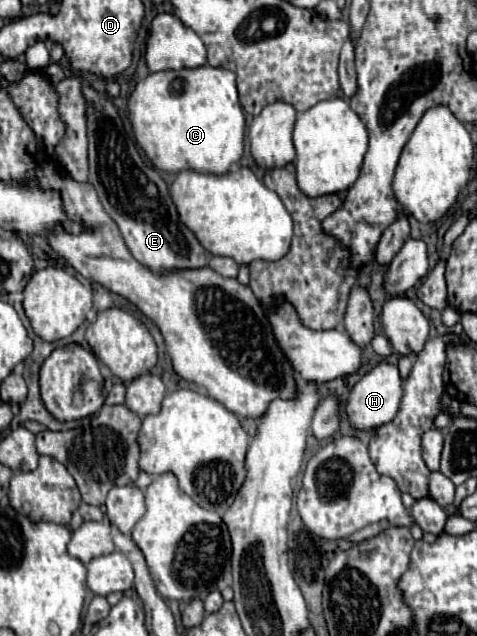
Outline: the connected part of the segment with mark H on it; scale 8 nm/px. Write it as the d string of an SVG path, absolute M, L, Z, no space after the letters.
M381 361L369 373L365 373L359 379L359 383L355 383L355 387L351 389L347 399L347 417L359 429L381 427L395 417L395 413L401 407L401 399L403 399L403 379L399 375L397 365Z

